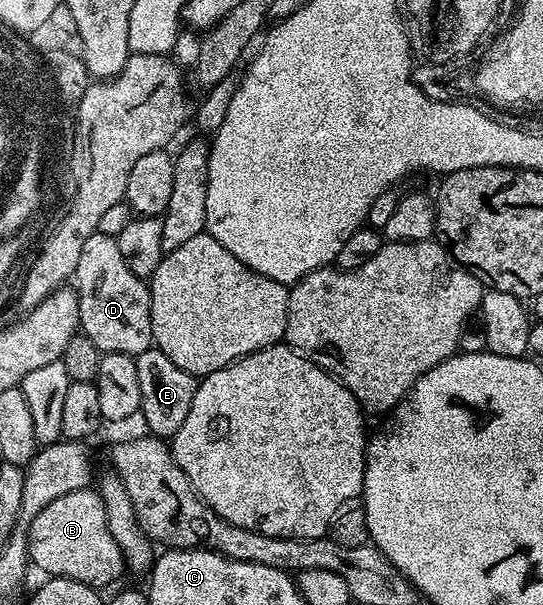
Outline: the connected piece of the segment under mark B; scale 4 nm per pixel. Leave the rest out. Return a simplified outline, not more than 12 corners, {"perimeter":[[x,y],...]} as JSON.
{"perimeter":[[96,490],[67,493],[27,529],[49,577],[104,589],[127,568]]}

